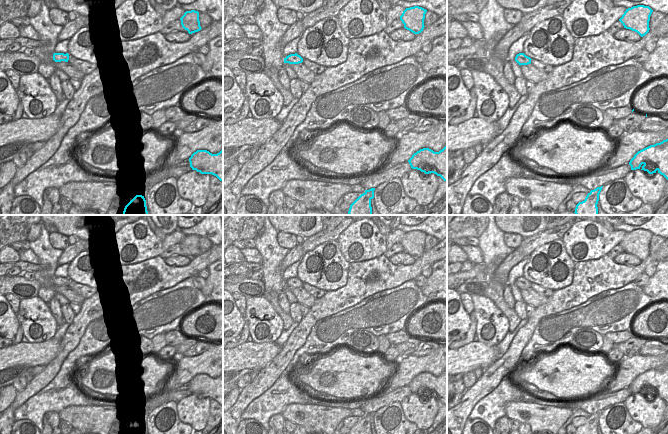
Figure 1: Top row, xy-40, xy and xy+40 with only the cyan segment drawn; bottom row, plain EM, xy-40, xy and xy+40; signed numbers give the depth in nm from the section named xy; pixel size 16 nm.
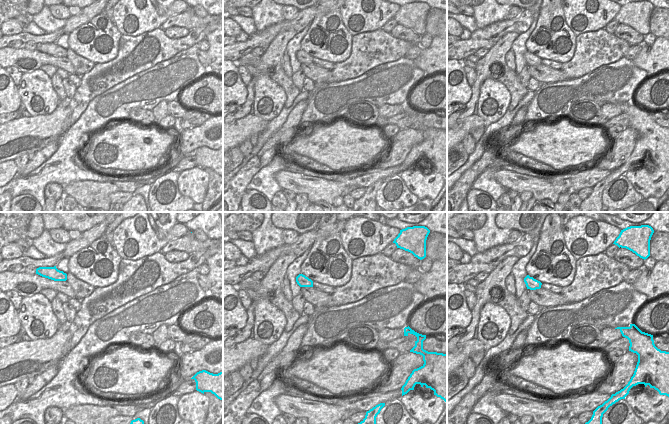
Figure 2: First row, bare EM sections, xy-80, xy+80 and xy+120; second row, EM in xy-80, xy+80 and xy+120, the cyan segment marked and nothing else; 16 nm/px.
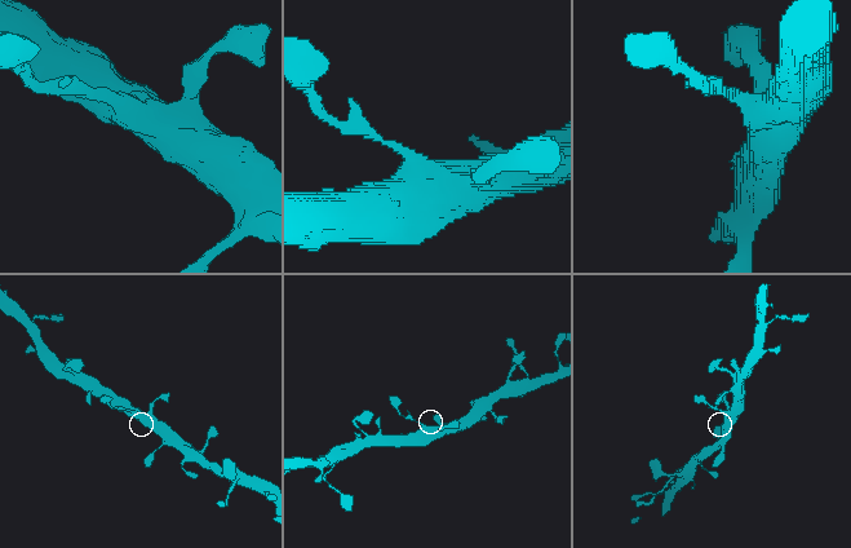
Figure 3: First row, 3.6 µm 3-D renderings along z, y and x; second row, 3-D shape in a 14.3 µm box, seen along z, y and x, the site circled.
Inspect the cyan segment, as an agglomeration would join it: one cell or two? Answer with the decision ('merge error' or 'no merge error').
no merge error

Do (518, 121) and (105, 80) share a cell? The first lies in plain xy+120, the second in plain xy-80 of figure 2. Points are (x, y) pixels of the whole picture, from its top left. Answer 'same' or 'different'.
same

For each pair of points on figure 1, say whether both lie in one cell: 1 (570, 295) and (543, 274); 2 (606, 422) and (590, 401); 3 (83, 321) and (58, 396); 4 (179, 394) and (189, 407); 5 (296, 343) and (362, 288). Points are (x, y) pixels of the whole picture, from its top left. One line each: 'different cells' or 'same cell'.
1: different cells
2: different cells
3: different cells
4: different cells
5: same cell

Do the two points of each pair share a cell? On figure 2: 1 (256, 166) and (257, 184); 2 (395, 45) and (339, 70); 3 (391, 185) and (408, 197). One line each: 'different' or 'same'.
1: different
2: same
3: same

